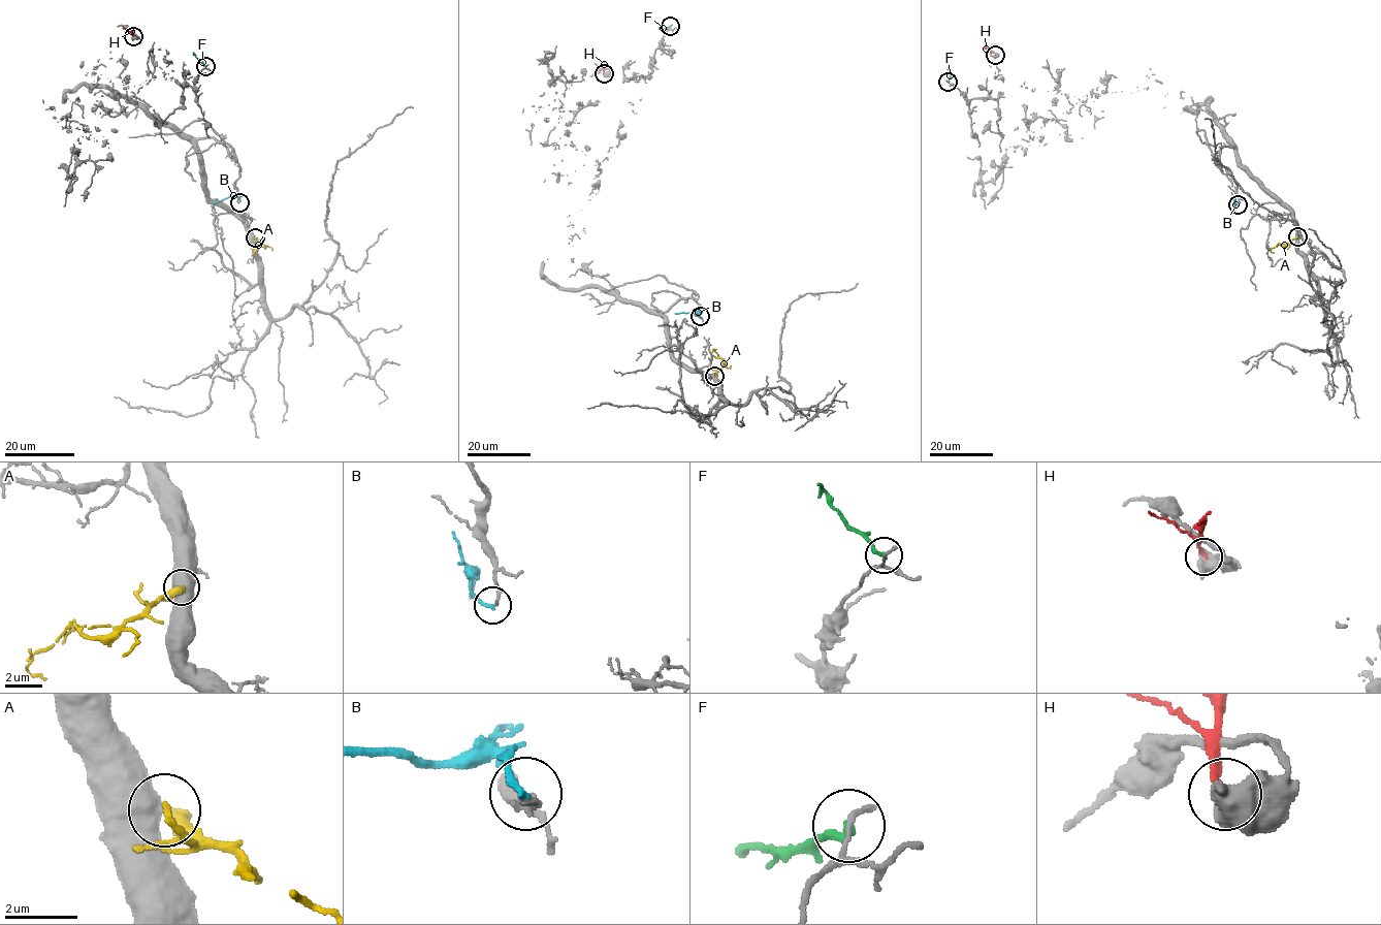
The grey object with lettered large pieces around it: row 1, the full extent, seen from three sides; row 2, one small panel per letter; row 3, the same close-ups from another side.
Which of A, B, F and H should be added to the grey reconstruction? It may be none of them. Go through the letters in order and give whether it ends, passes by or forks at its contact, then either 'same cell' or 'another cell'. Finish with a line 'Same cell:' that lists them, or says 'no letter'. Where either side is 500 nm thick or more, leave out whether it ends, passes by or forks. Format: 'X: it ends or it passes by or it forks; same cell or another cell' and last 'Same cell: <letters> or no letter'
A: same cell
B: it ends; another cell
F: it ends; another cell
H: another cell
Same cell: A

